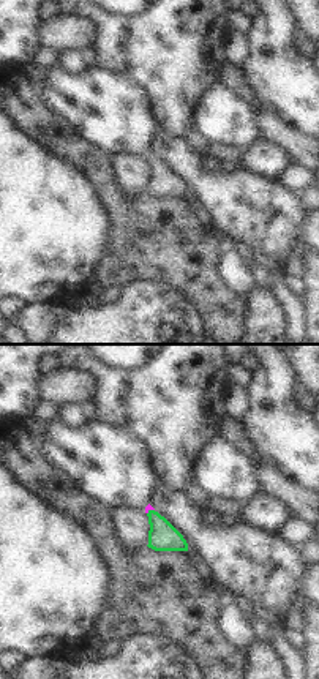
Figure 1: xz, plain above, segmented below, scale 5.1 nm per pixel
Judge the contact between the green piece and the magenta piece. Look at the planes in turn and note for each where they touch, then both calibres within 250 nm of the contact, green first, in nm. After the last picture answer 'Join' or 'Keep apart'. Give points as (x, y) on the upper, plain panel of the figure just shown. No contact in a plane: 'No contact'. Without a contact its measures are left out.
Touches green at (150, 157). Thickness 150 nm (green) against 30 nm

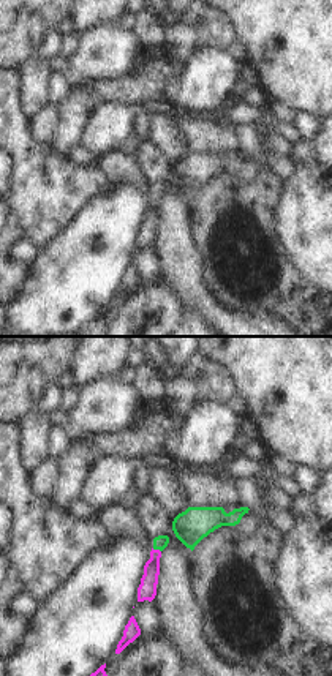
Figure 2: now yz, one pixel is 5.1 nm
Touches green at (157, 195). Thickness 70 nm (green) against 100 nm

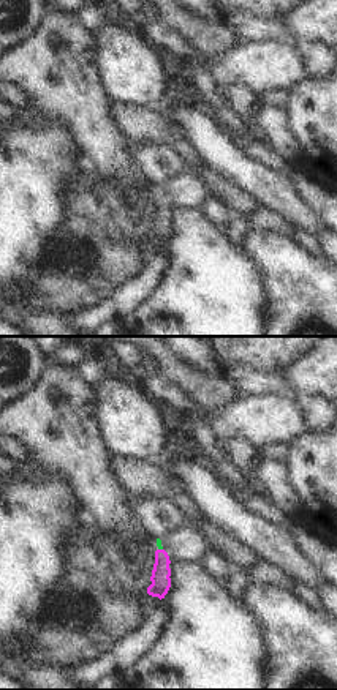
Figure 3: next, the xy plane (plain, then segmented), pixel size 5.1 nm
Touches green at (160, 194). Thickness 30 nm (green) against 100 nm

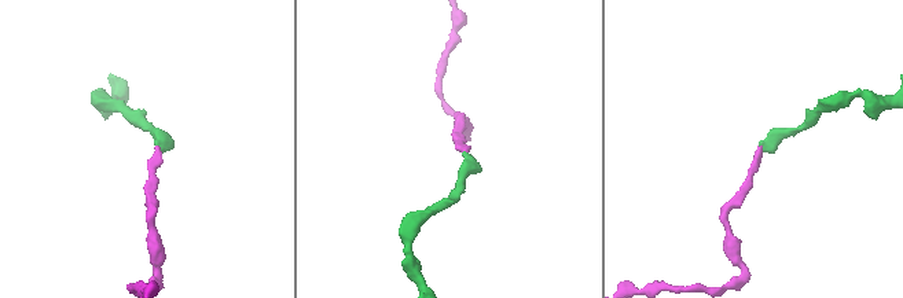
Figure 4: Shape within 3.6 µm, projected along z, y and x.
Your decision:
Join

